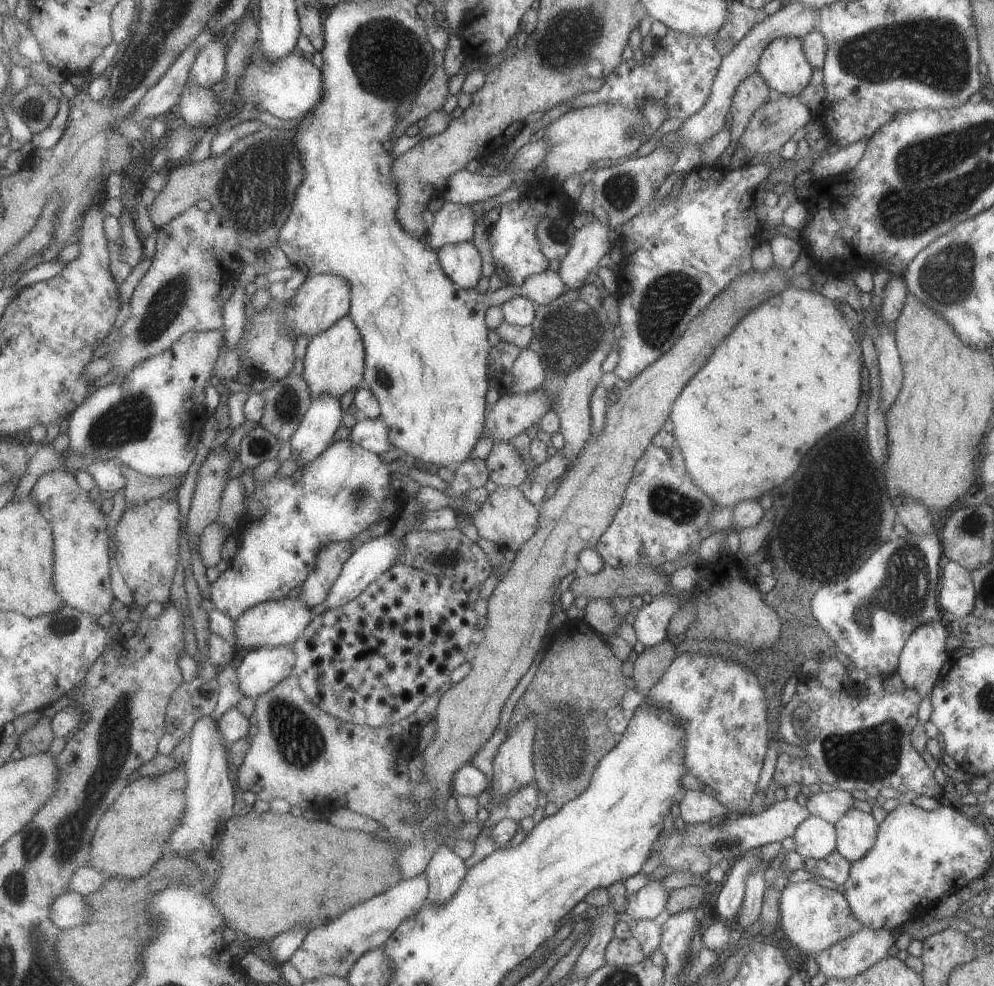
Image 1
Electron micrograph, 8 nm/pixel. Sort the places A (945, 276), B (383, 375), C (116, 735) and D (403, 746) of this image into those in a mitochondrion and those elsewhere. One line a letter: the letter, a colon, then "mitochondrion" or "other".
A: mitochondrion
B: mitochondrion
C: mitochondrion
D: other

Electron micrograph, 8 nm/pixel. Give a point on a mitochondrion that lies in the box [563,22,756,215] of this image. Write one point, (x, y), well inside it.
(620, 191)

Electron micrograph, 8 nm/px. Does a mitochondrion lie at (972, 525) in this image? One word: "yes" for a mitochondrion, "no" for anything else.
yes

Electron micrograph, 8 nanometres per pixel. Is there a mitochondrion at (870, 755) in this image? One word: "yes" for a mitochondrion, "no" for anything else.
yes

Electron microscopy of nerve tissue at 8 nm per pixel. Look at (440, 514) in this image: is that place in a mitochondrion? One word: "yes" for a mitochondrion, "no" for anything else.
no

